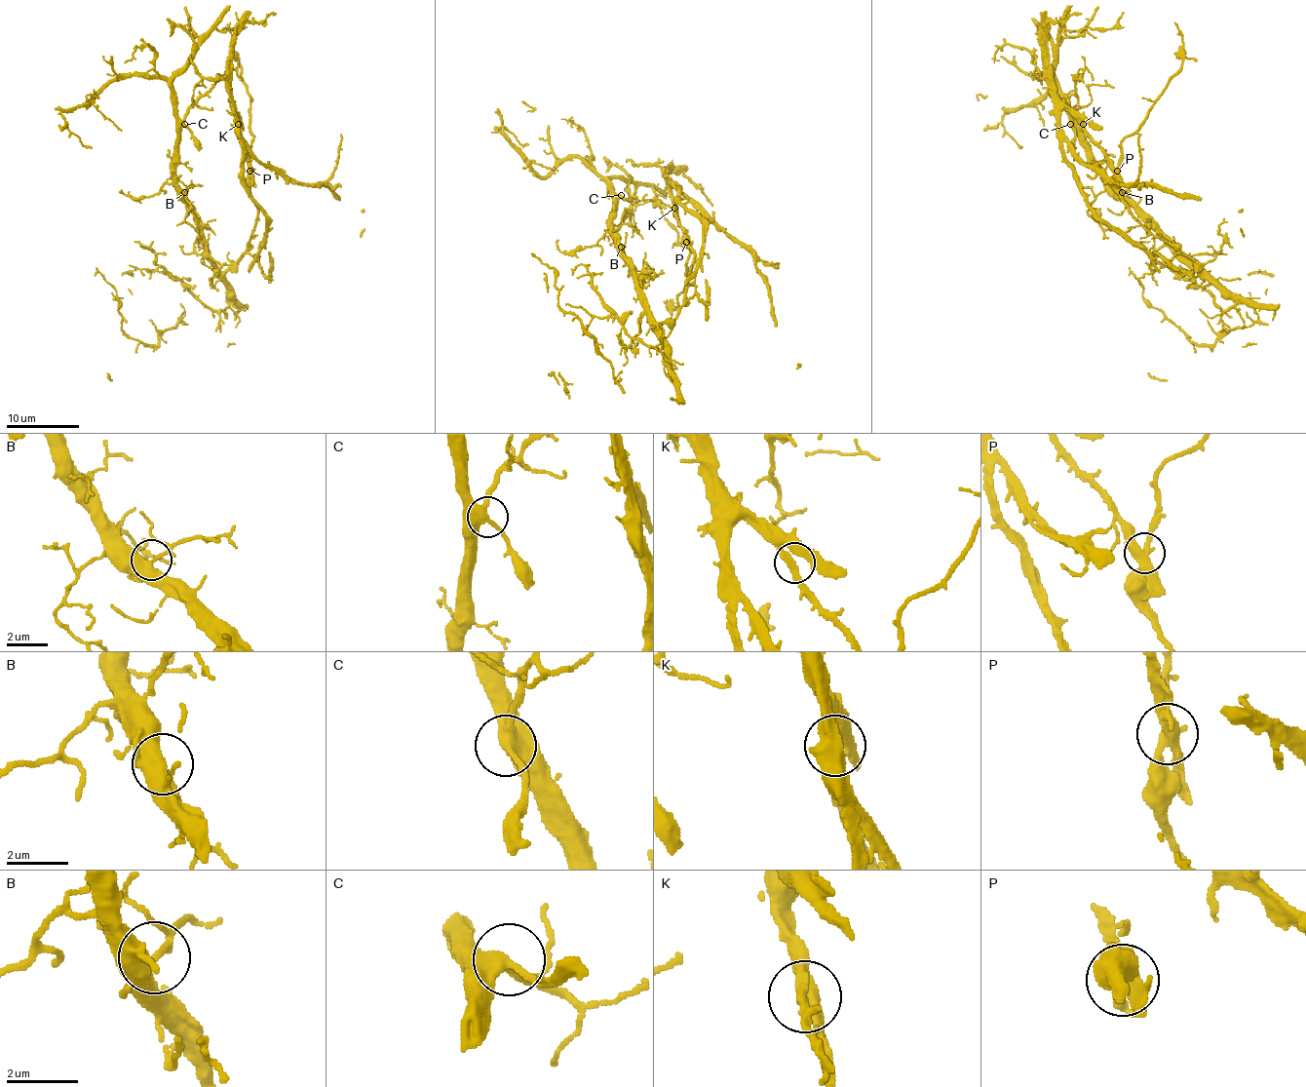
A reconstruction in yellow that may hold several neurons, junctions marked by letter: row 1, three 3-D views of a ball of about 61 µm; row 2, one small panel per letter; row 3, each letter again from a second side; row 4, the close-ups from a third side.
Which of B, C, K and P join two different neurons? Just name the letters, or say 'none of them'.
P

